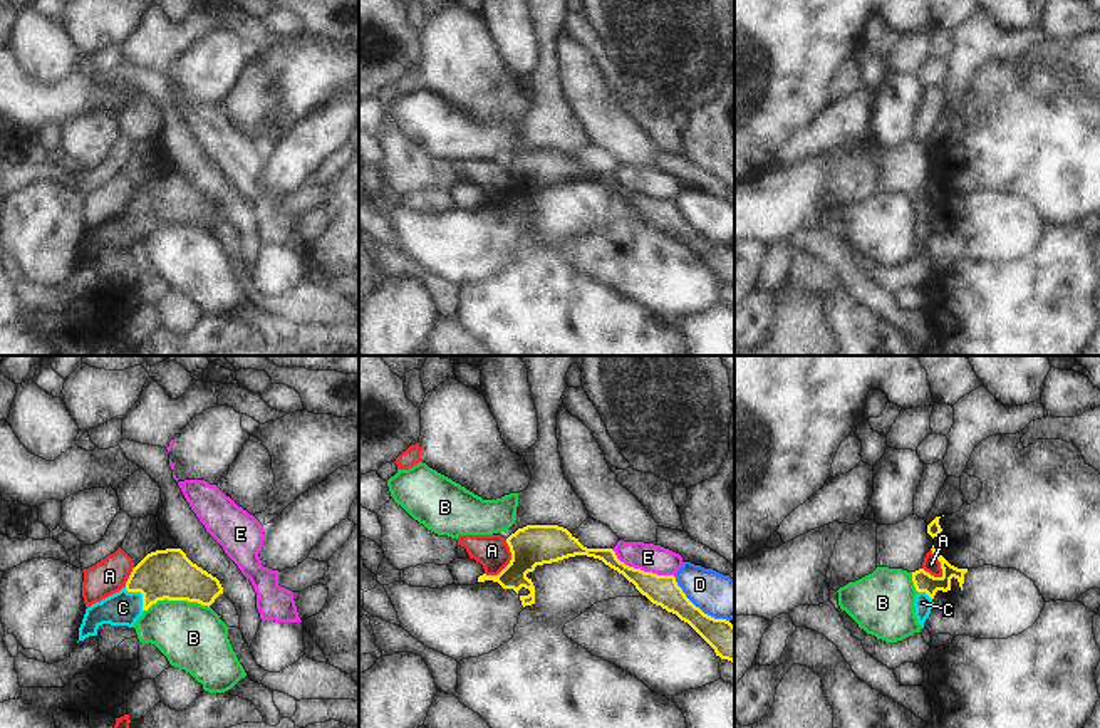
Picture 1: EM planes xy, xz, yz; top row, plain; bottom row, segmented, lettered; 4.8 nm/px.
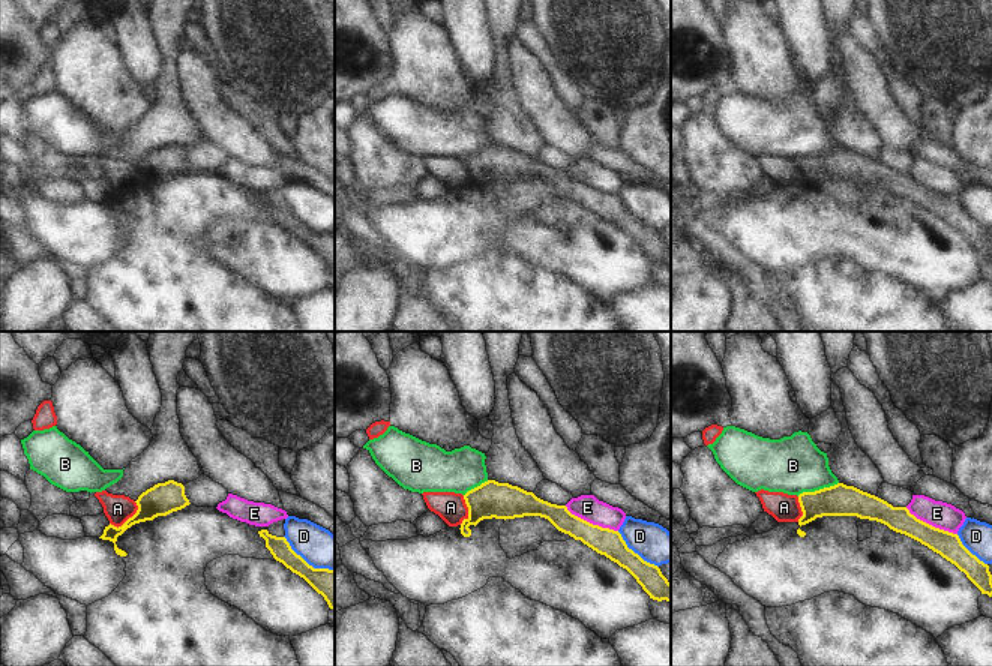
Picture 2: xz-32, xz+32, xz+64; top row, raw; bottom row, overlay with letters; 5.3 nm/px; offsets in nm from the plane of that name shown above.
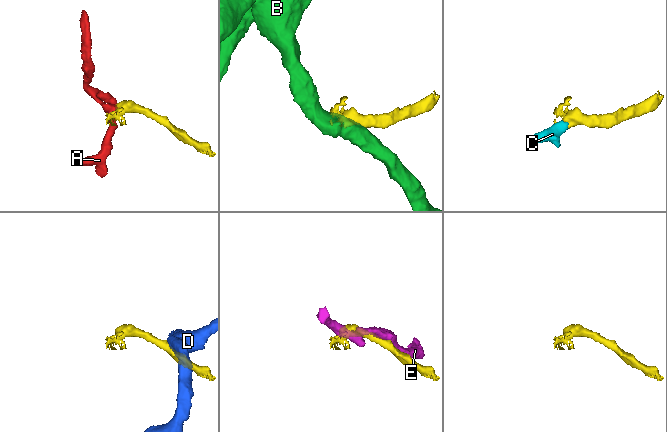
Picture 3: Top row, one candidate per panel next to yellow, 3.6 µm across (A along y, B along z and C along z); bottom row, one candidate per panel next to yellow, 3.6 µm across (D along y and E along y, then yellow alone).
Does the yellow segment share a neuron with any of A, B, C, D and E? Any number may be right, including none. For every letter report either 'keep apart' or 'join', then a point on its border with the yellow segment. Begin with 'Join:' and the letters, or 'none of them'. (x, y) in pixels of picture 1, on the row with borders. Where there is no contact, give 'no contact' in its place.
Join: C
A: keep apart | xz (510, 562)
B: keep apart | xy (176, 599)
C: join | xy (141, 592)
D: keep apart | xz (698, 608)
E: keep apart | xz (639, 569)

